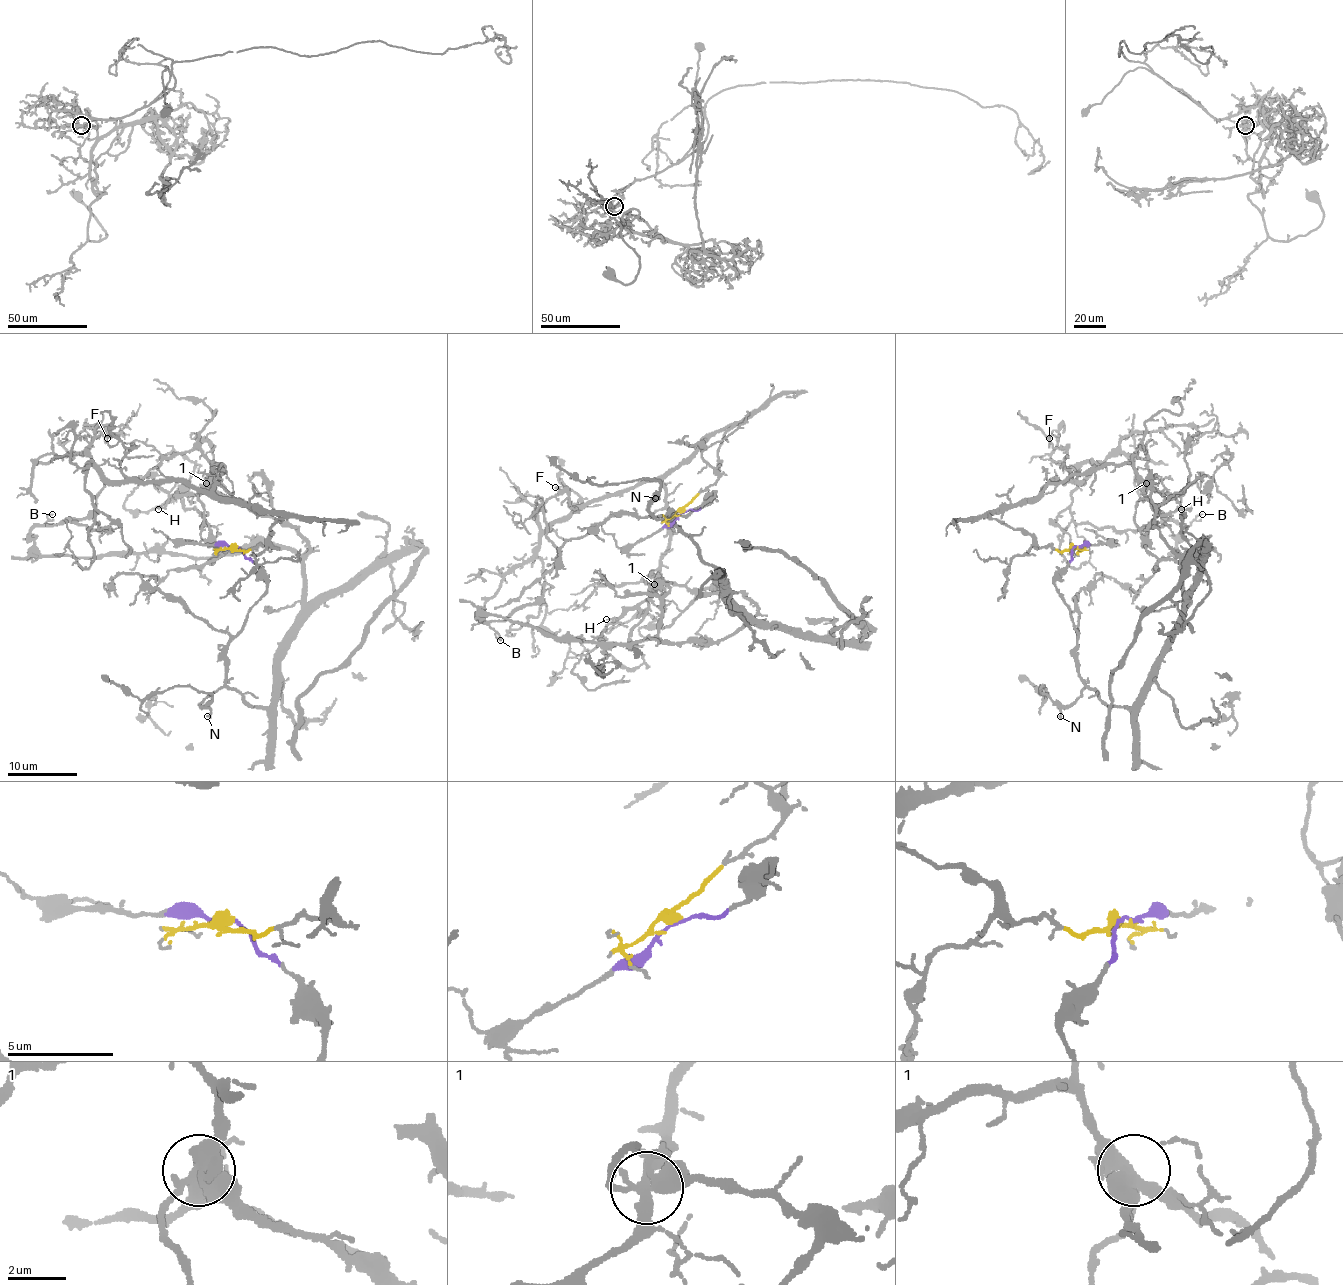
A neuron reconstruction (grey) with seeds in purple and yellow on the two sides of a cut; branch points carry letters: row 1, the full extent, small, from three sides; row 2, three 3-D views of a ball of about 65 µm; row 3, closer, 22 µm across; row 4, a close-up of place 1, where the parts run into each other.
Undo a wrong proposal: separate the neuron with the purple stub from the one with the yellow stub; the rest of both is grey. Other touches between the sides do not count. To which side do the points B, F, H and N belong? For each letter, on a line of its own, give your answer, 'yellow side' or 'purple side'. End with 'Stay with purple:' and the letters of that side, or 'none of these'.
B: purple side
F: yellow side
H: yellow side
N: purple side
Stay with purple: B, N

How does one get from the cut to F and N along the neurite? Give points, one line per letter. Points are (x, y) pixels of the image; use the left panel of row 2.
F: (234, 547), (269, 547), (280, 515), (176, 480), (129, 478), (120, 461), (131, 449), (106, 438)
N: (234, 547), (252, 561), (267, 582), (267, 590), (229, 643), (224, 685), (201, 703), (210, 710), (206, 717)

